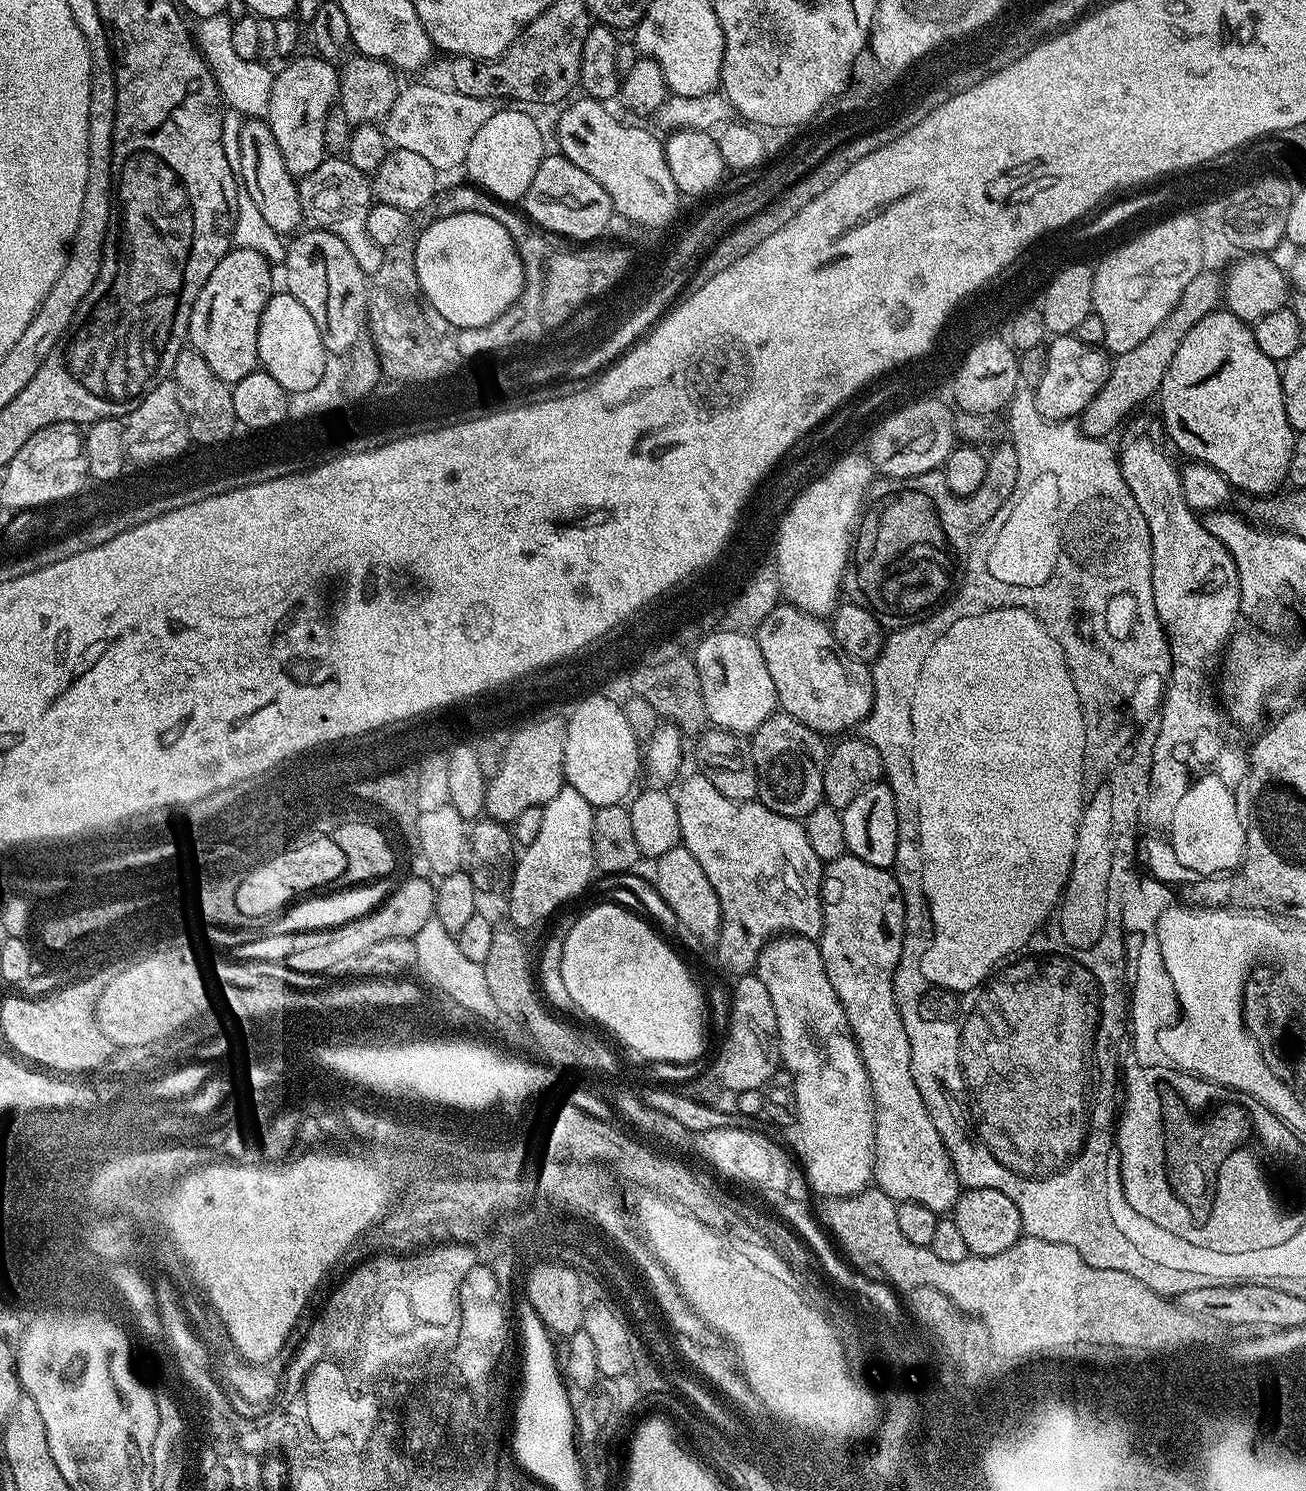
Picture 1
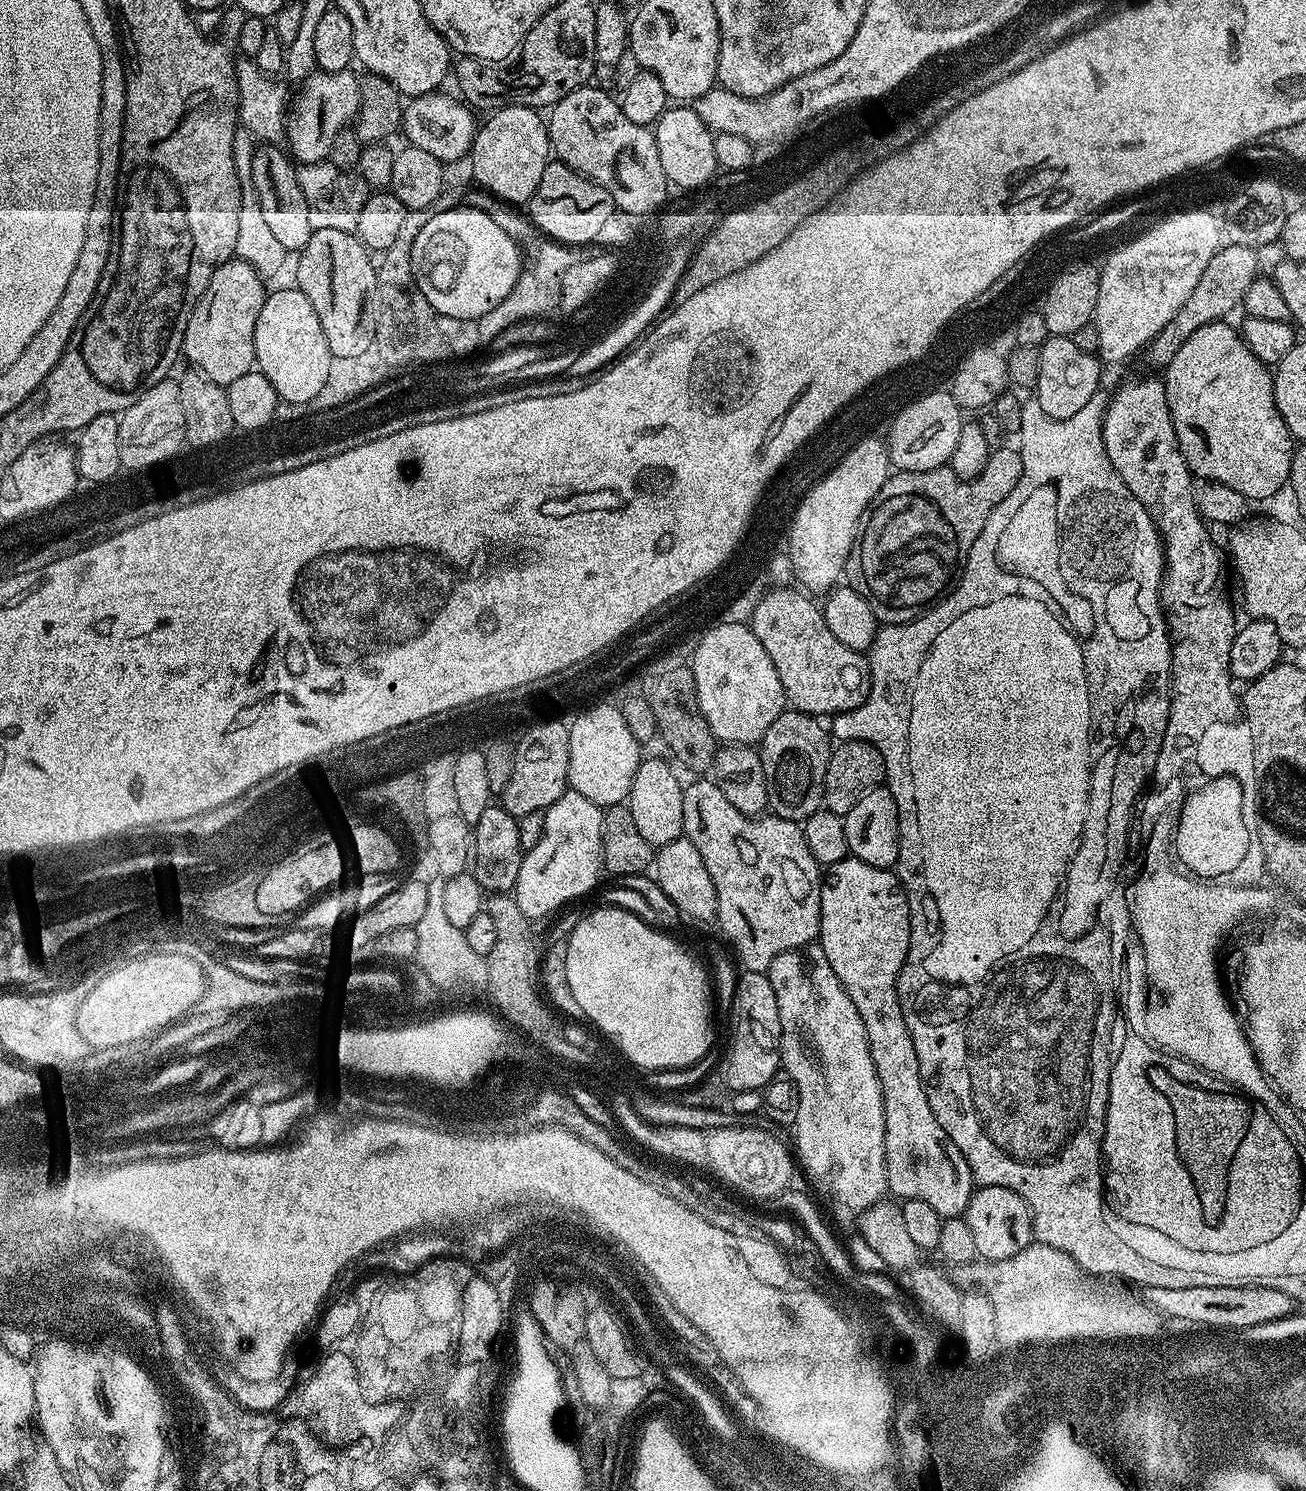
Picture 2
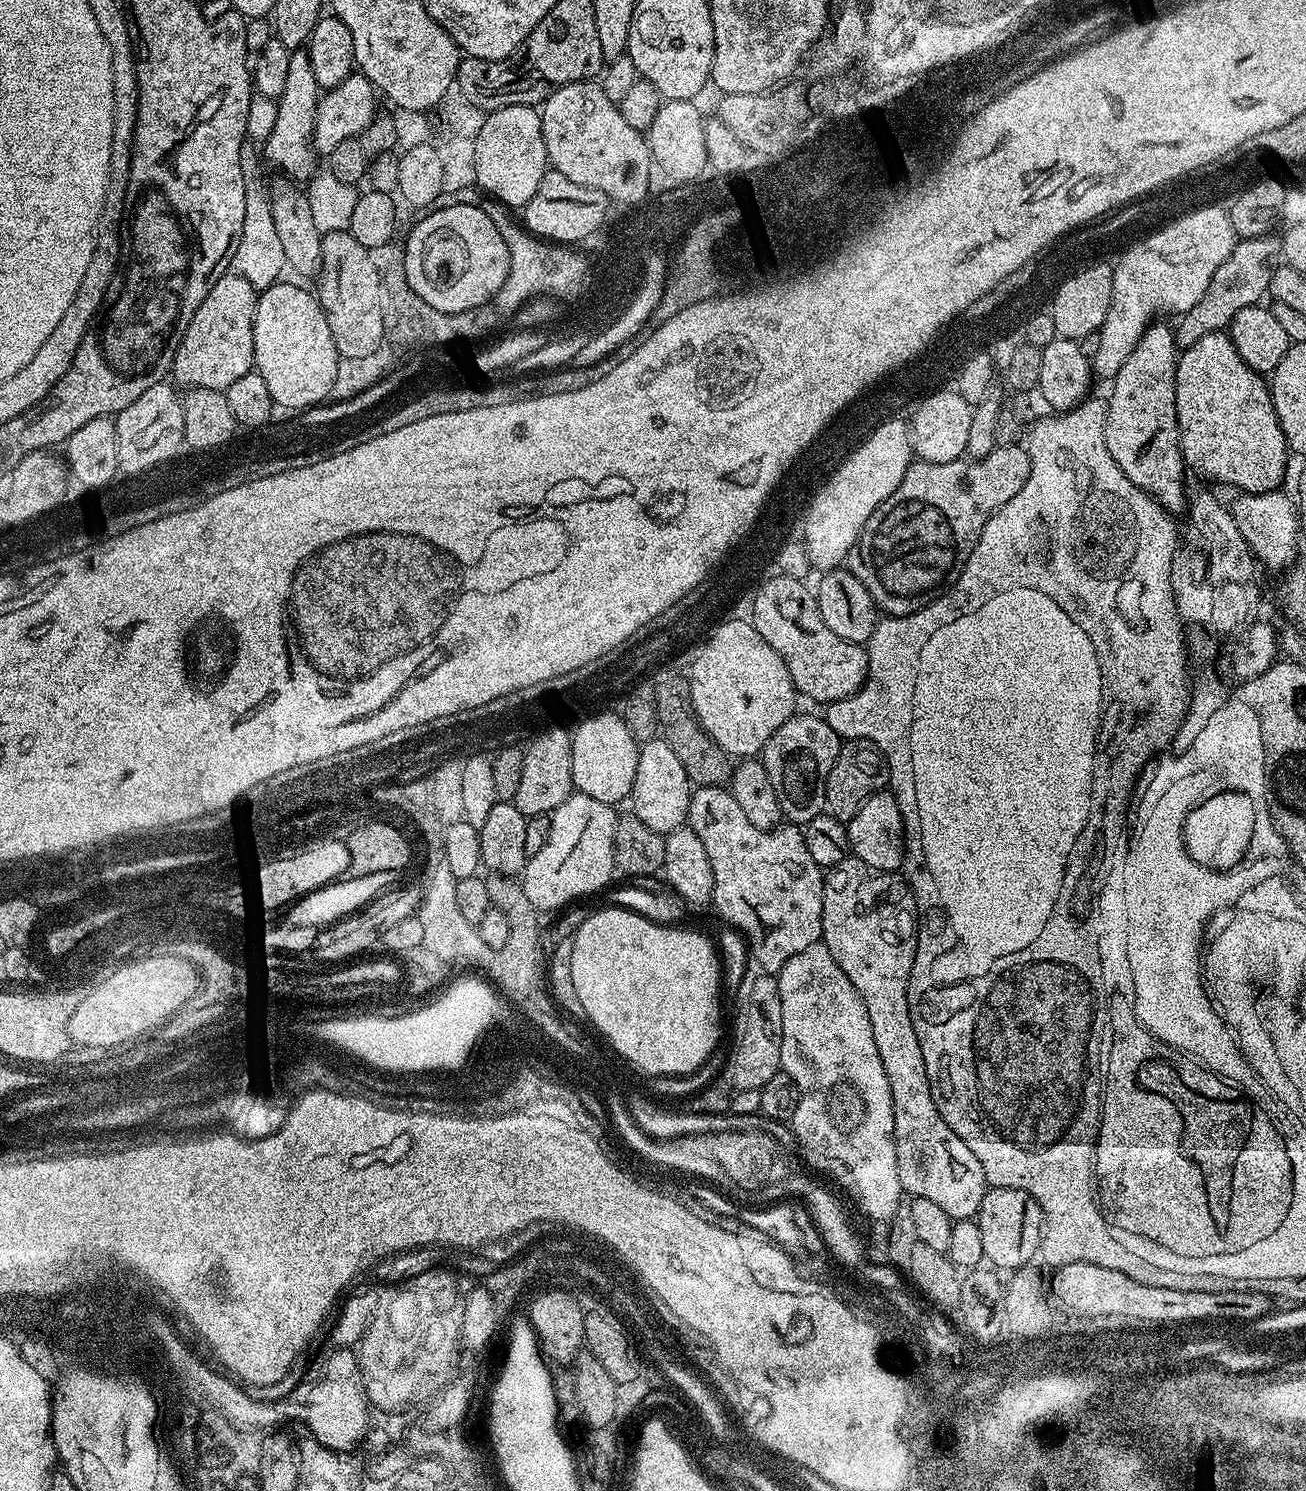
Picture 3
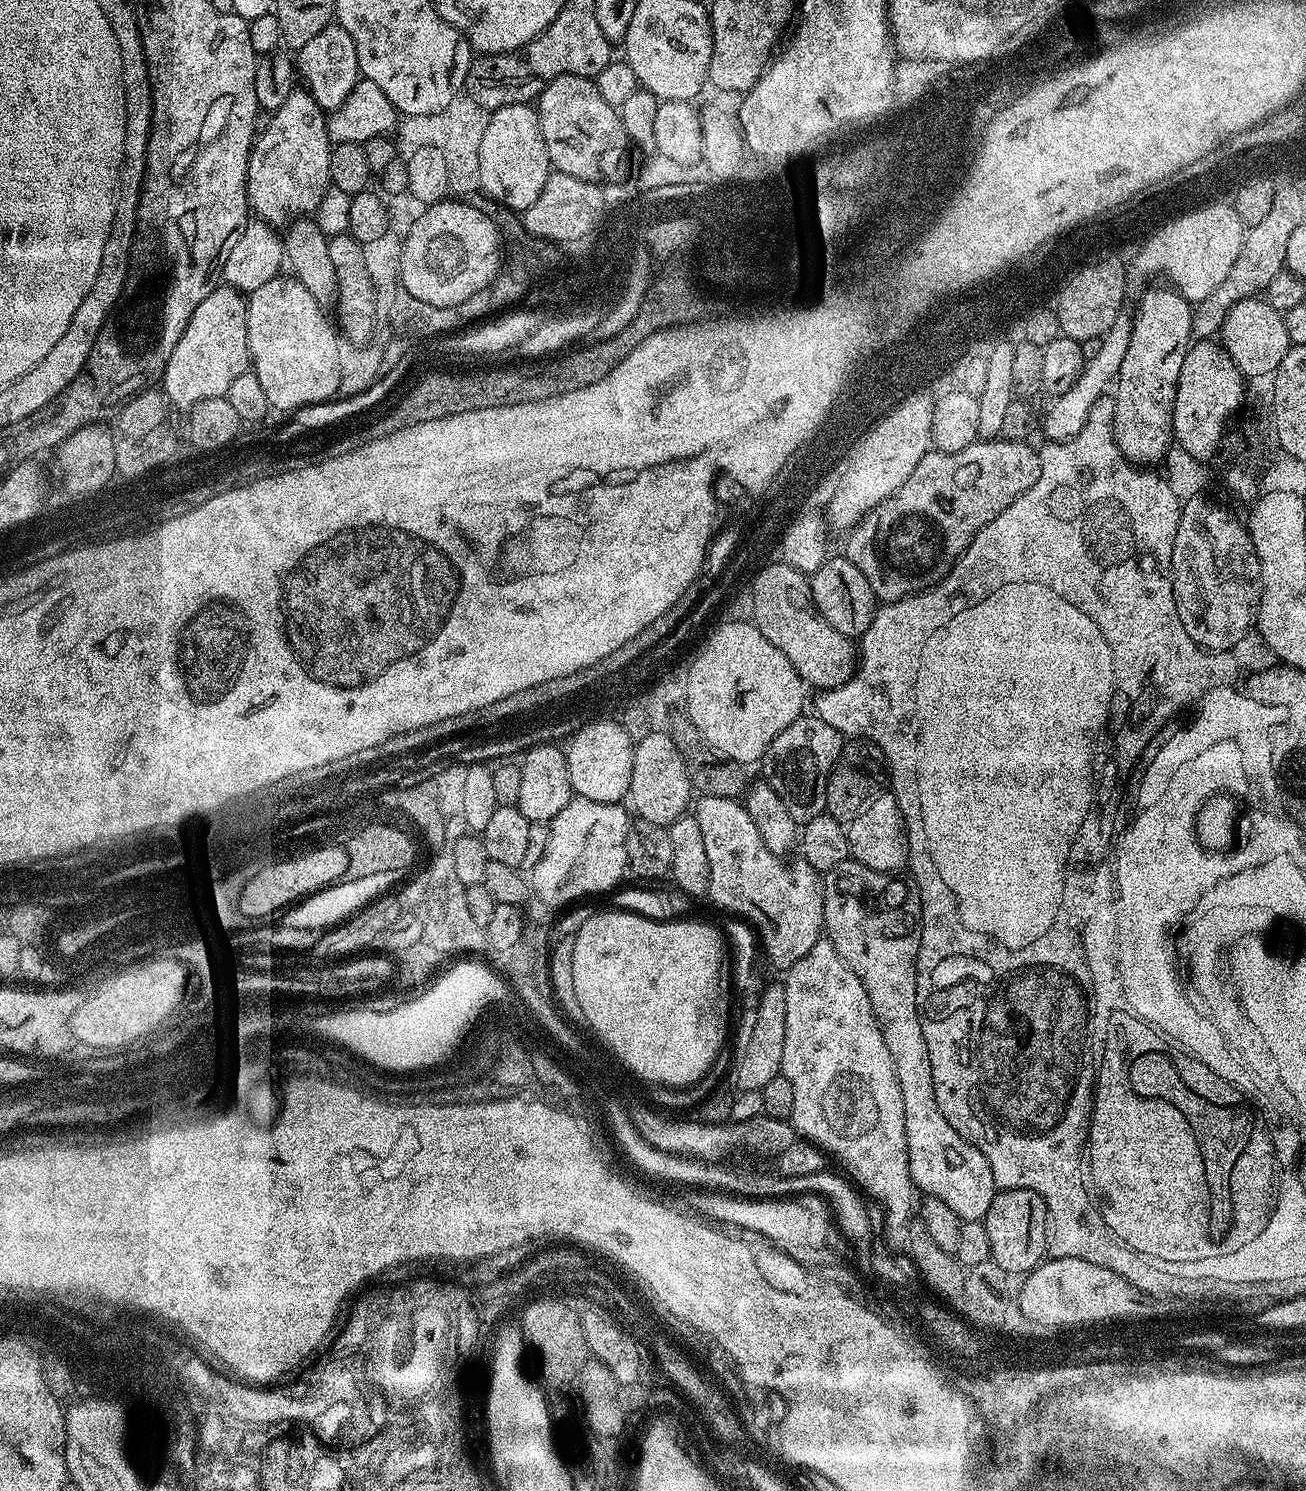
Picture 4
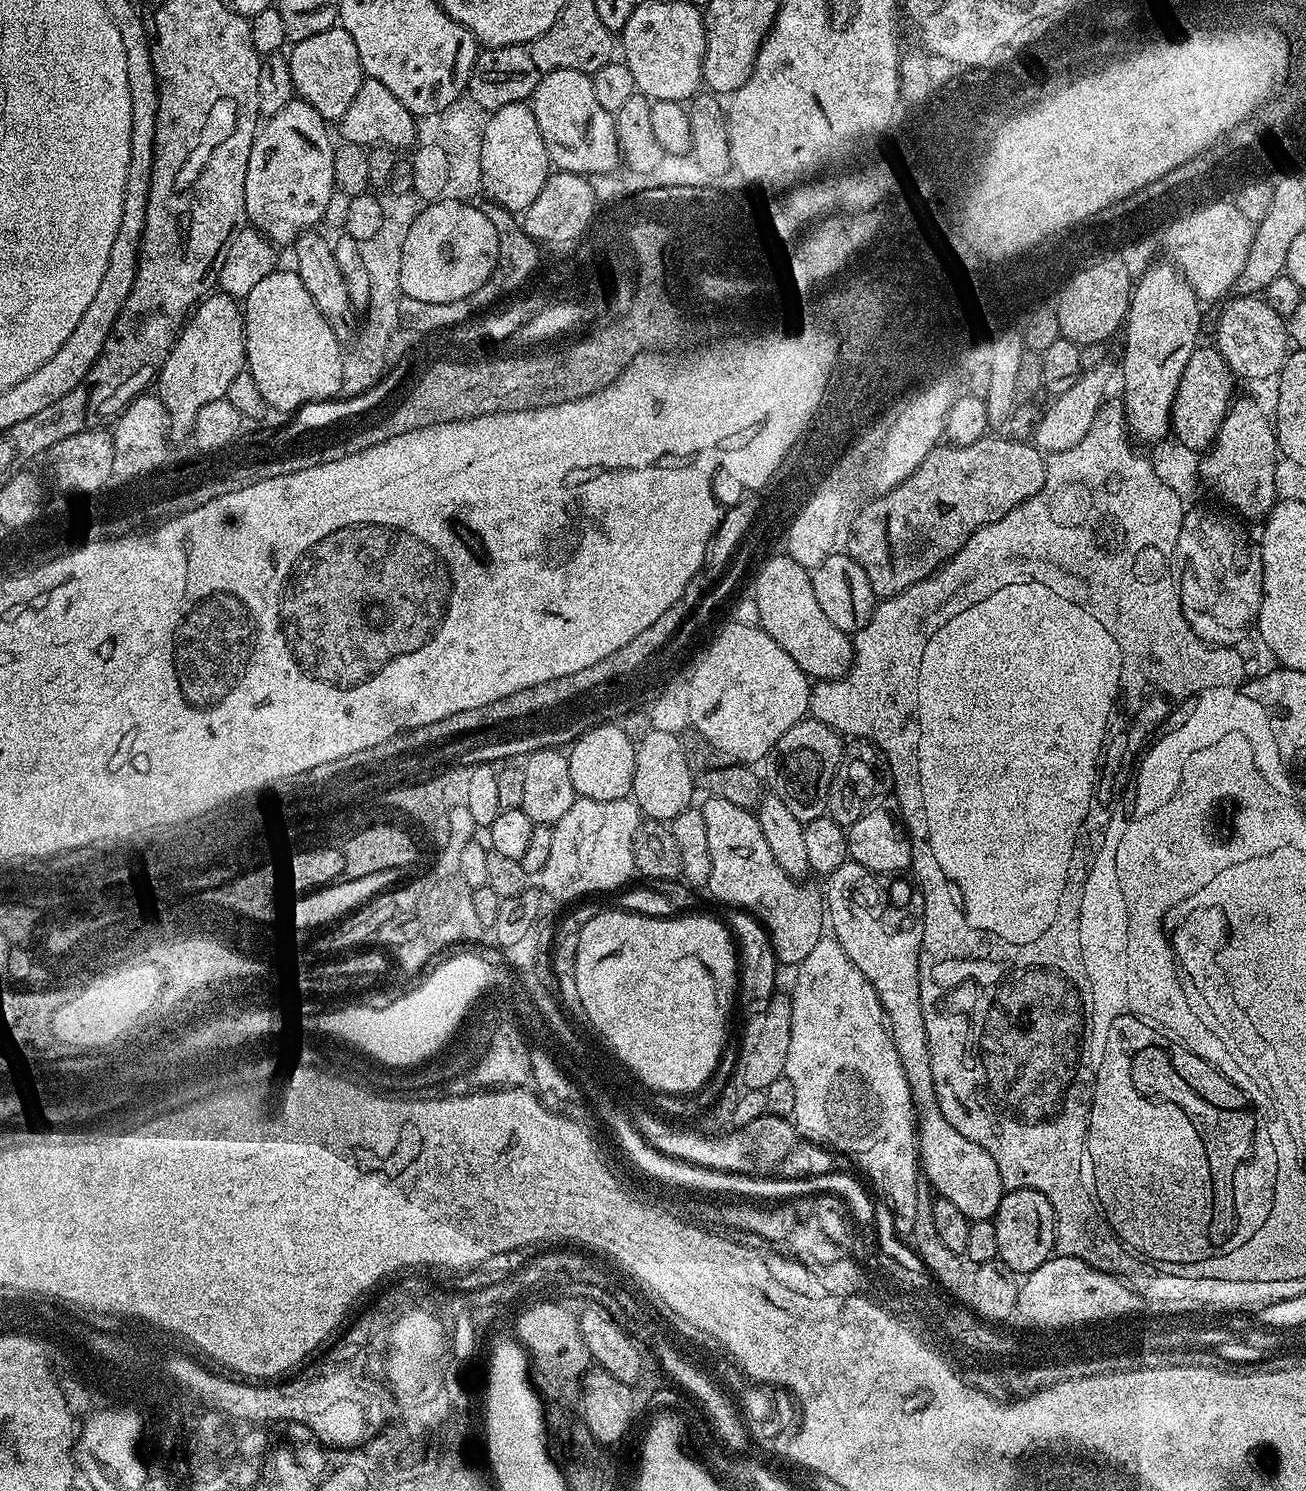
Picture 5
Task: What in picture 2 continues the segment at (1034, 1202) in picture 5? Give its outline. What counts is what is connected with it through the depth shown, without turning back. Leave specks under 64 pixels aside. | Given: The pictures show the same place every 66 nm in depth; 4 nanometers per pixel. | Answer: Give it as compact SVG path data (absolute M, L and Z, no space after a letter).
M980 1186L975 1189L972 1193L972 1197L970 1198L970 1202L966 1206L966 1210L964 1211L963 1220L966 1222L966 1226L970 1226L970 1235L974 1238L974 1246L976 1247L977 1257L981 1261L991 1261L991 1260L1005 1260L1006 1258L1010 1258L1014 1254L1018 1254L1022 1250L1026 1250L1026 1246L1030 1246L1034 1243L1034 1237L1032 1234L1032 1211L1028 1209L1028 1204L1022 1197L1018 1195L1014 1190L1006 1190L1006 1186Z

